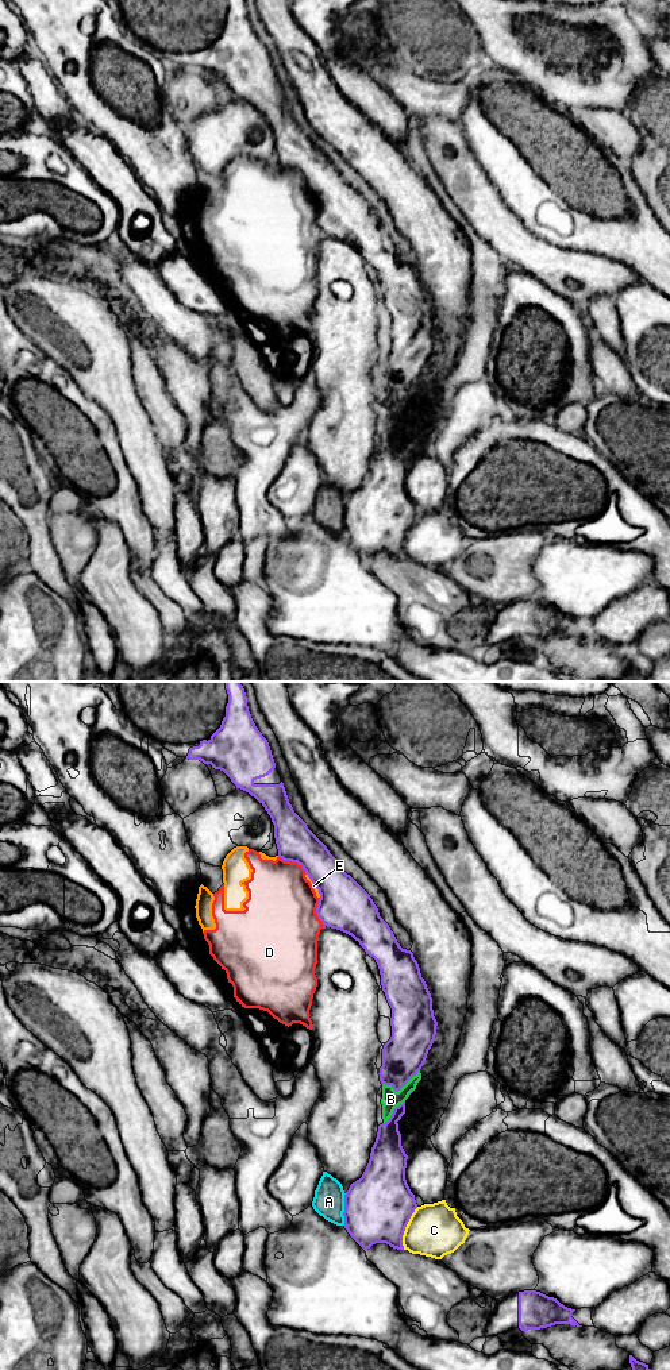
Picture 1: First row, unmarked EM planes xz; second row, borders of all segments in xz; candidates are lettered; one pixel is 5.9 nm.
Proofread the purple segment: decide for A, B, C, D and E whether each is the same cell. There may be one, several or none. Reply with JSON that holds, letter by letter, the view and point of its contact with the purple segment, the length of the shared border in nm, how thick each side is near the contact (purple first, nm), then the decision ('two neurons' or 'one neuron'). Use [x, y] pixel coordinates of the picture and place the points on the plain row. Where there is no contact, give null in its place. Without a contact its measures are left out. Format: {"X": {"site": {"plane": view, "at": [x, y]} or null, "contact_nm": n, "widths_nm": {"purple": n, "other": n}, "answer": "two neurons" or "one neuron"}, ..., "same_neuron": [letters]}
{"A": {"site": {"plane": "xz", "at": [345, 518]}, "contact_nm": 190, "widths_nm": {"purple": 400, "other": 190}, "answer": "two neurons"}, "B": {"site": {"plane": "xz", "at": [401, 396]}, "contact_nm": 240, "widths_nm": {"purple": 260, "other": 110}, "answer": "two neurons"}, "C": {"site": {"plane": "xz", "at": [404, 537]}, "contact_nm": 280, "widths_nm": {"purple": 400, "other": 320}, "answer": "two neurons"}, "D": {"site": {"plane": "xz", "at": [293, 170]}, "contact_nm": 200, "widths_nm": {"purple": 220, "other": 400}, "answer": "two neurons"}, "E": {"site": {"plane": "xz", "at": [315, 193]}, "contact_nm": 170, "widths_nm": {"purple": 300, "other": 20}, "answer": "two neurons"}, "same_neuron": []}

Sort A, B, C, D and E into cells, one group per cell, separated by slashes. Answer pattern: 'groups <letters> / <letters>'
groups A D E / B / C

